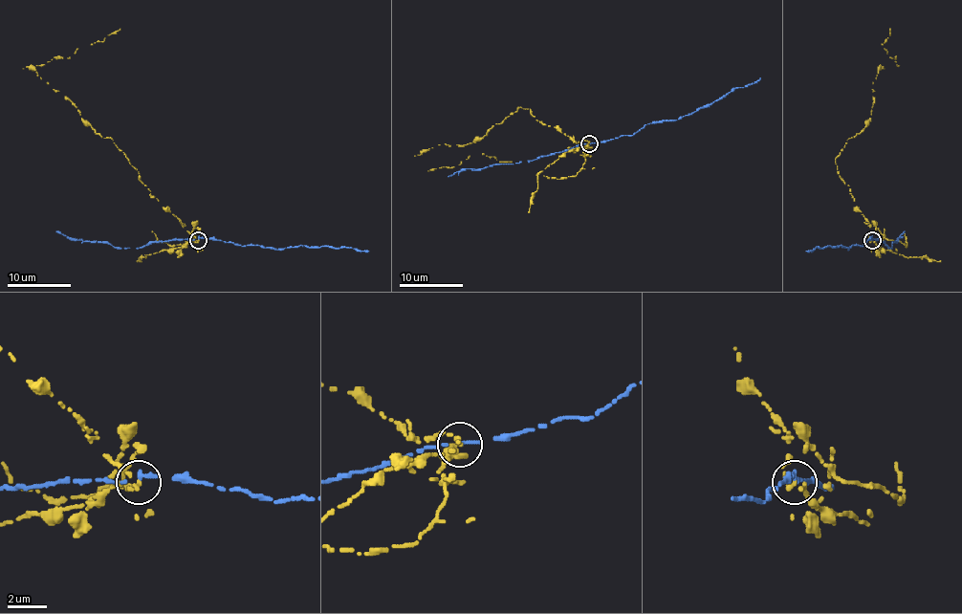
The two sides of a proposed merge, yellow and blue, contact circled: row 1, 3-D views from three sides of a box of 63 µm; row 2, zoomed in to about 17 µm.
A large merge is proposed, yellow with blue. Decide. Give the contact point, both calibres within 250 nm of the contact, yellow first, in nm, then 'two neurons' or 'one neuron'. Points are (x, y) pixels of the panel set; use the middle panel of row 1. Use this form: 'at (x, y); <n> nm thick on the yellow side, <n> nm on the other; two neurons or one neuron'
at (589, 143); 280 nm thick on the yellow side, 240 nm on the other; two neurons

